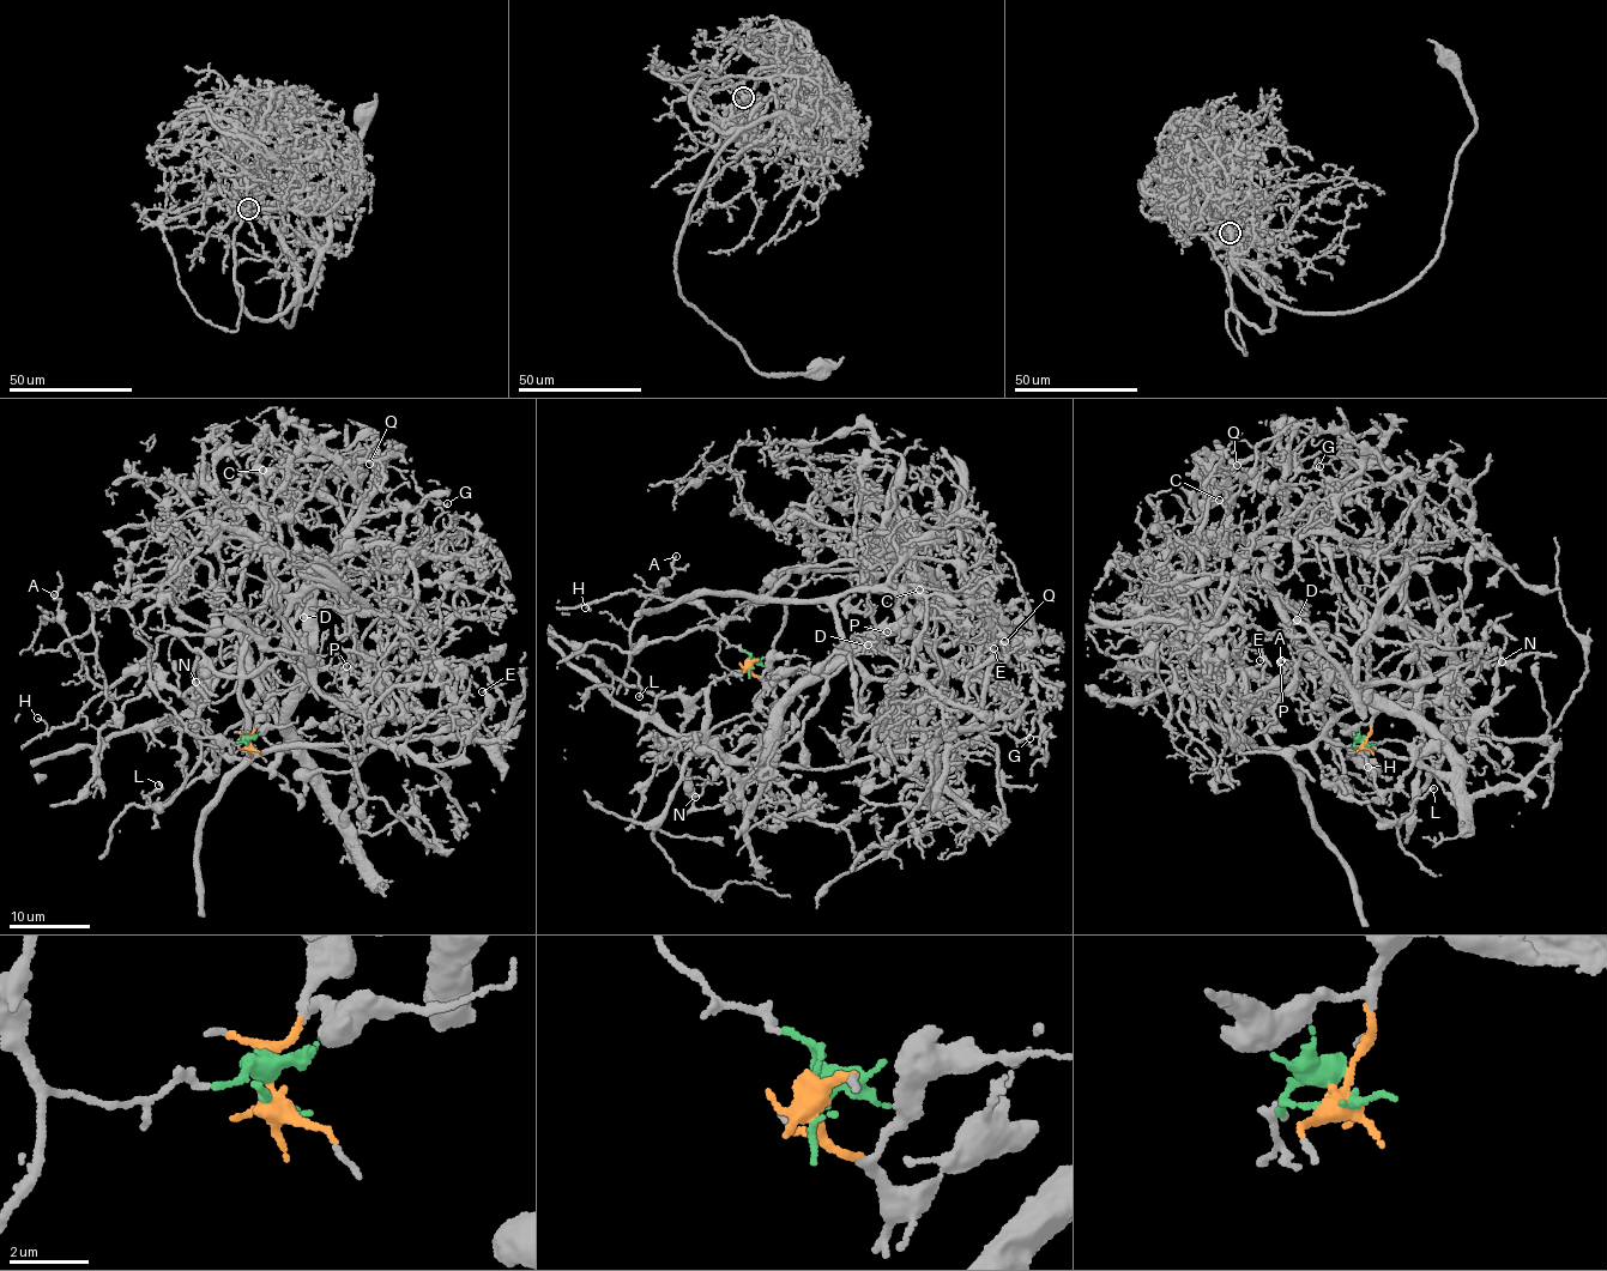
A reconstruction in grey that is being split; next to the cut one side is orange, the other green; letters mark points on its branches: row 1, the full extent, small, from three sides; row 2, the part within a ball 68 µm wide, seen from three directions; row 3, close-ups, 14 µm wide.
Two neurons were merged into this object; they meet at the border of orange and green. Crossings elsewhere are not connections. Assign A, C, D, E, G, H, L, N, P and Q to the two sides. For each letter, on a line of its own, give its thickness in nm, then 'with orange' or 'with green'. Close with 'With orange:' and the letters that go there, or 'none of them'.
A: 130 nm | with green
C: 180 nm | with orange
D: 110 nm | with orange
E: 110 nm | with orange
G: 110 nm | with orange
H: 100 nm | with green
L: 150 nm | with green
N: 150 nm | with orange
P: 130 nm | with orange
Q: 120 nm | with orange
With orange: C, D, E, G, N, P, Q

